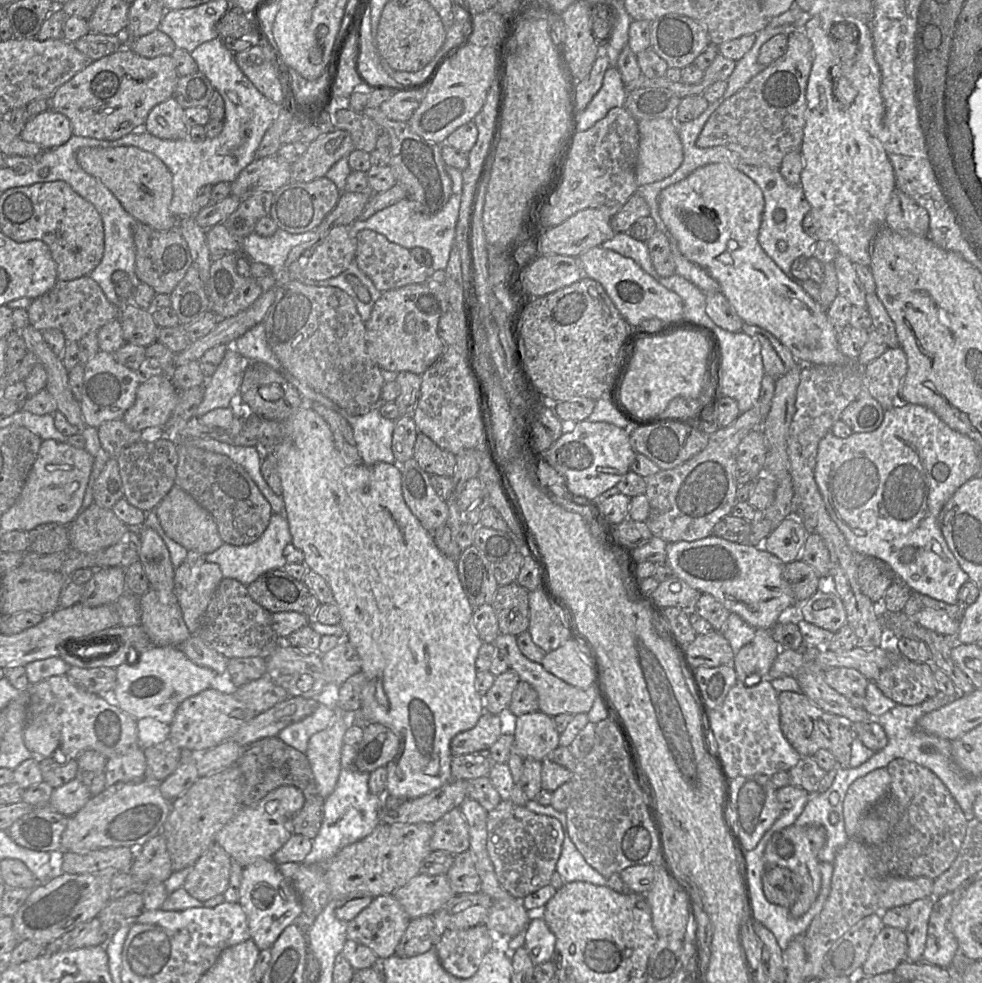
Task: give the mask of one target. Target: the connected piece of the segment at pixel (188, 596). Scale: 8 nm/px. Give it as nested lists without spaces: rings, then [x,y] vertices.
[[[184,561],[175,569],[175,594],[182,610],[183,619],[191,634],[198,633],[202,618],[223,578],[219,565],[206,561],[201,565],[189,565]]]

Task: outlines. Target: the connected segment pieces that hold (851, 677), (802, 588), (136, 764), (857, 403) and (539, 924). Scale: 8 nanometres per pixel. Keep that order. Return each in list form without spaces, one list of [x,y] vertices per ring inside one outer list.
[[[835,667],[824,672],[825,682],[838,693],[845,696],[851,704],[863,707],[869,680],[853,668]]]
[[[795,560],[784,566],[783,577],[790,585],[795,602],[805,602],[816,591],[820,577],[802,560]]]
[[[139,745],[125,754],[108,759],[105,776],[108,787],[143,780],[146,770],[144,749]]]
[[[862,391],[841,413],[840,419],[852,432],[876,430],[882,423],[885,408],[869,393]]]
[[[535,914],[526,928],[523,946],[535,966],[552,960],[555,942],[555,935],[544,919],[539,914]]]

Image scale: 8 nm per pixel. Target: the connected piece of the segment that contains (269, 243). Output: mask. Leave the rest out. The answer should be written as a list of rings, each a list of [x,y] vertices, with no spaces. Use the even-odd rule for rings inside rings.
[[[282,229],[270,237],[258,235],[255,231],[242,239],[242,251],[248,259],[268,265],[271,276],[256,279],[263,292],[274,287],[277,275],[283,269],[292,248],[306,242],[315,242],[319,238],[317,231],[310,230],[301,234],[291,234]]]

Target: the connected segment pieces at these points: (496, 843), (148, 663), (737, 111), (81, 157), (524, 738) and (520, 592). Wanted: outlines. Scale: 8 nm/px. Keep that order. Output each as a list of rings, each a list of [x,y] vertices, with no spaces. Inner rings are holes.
[[[502,800],[487,816],[487,851],[500,885],[517,899],[550,884],[562,850],[564,832],[560,821],[536,814],[525,806]]]
[[[152,647],[134,657],[133,663],[116,667],[117,684],[112,690],[112,699],[113,705],[137,720],[152,717],[170,724],[178,706],[185,699],[213,687],[217,677],[211,669],[192,662],[179,647]]]
[[[803,30],[788,35],[786,52],[753,77],[742,89],[726,99],[709,117],[700,132],[696,146],[723,146],[736,153],[746,164],[778,170],[783,157],[801,147],[806,125],[806,88],[813,62],[812,44]]]
[[[119,146],[82,147],[77,151],[76,158],[82,169],[100,179],[138,222],[156,230],[178,227],[178,218],[170,212],[173,197],[172,174],[157,156],[135,146]]]
[[[541,711],[518,716],[514,726],[514,751],[523,758],[542,761],[559,746],[560,734],[555,728],[553,717]]]
[[[516,581],[499,586],[491,605],[498,620],[500,633],[517,636],[528,631],[529,591],[526,588]]]

